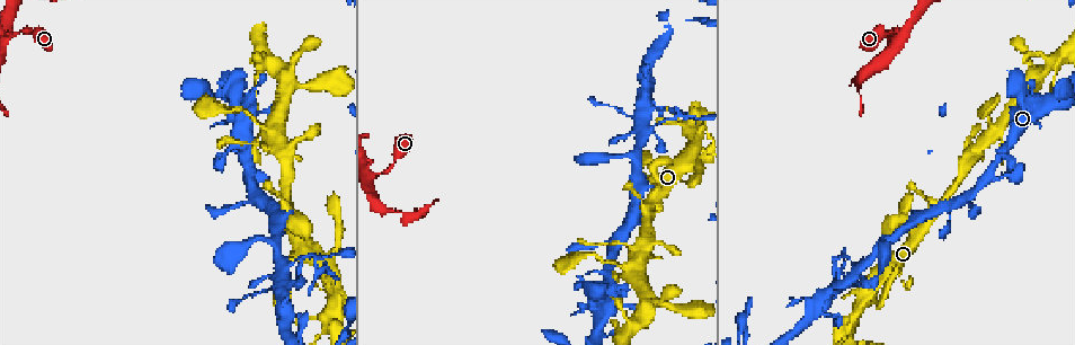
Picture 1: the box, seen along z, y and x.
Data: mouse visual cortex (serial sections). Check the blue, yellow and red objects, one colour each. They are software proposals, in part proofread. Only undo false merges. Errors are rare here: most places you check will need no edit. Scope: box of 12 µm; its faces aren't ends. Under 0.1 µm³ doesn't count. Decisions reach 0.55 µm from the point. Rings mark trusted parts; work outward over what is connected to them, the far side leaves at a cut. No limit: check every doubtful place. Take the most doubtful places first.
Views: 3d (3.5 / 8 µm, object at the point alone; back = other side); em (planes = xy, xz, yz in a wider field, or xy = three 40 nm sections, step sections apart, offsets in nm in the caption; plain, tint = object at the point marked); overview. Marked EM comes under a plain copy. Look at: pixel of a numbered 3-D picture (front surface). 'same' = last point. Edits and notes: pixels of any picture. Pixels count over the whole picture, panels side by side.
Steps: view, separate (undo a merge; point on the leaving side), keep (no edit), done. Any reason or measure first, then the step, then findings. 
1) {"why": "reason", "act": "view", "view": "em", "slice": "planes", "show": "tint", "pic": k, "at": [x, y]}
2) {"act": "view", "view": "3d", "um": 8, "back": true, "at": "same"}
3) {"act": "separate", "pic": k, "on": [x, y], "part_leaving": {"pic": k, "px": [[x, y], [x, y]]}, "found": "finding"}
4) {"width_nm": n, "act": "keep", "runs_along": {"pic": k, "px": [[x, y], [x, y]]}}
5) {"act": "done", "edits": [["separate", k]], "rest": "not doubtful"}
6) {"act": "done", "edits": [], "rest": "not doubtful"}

{"why": "four or more arms meet", "act": "view", "view": "em", "slice": "xy", "step": 3, "show": "tint", "pic": 1, "at": [692, 122]}

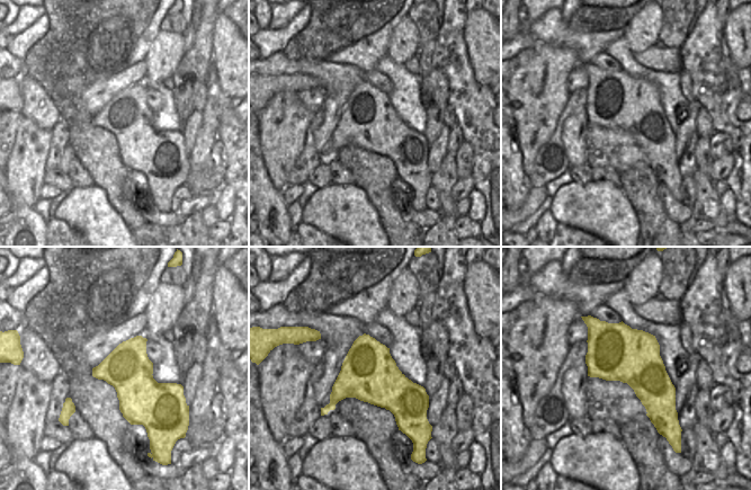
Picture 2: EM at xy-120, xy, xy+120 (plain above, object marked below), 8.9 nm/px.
{"act": "view", "view": "3d", "um": 3.5, "at": "same"}

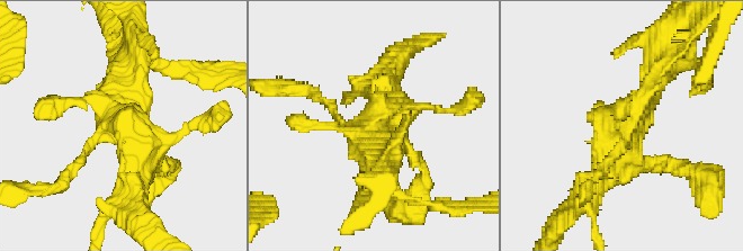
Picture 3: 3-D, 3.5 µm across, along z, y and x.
{"width_nm": 500, "act": "keep", "runs_along": {"pic": 3, "px": [[661, 69], [589, 184]]}, "found": "continuous, no second cell"}

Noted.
{"why": "four-way junction", "act": "view", "view": "3d", "um": 3.5, "pic": 1, "at": [16, 33]}

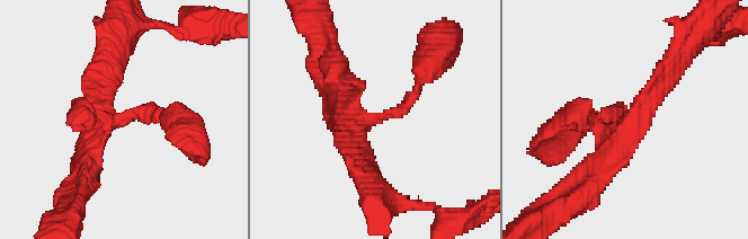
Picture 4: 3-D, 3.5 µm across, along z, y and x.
{"arms": 4, "arm_widths_nm": [150, 250, 300, 350], "why": "need the tissue", "act": "view", "view": "em", "slice": "planes", "show": "tint", "pic": 4, "at": [129, 116]}

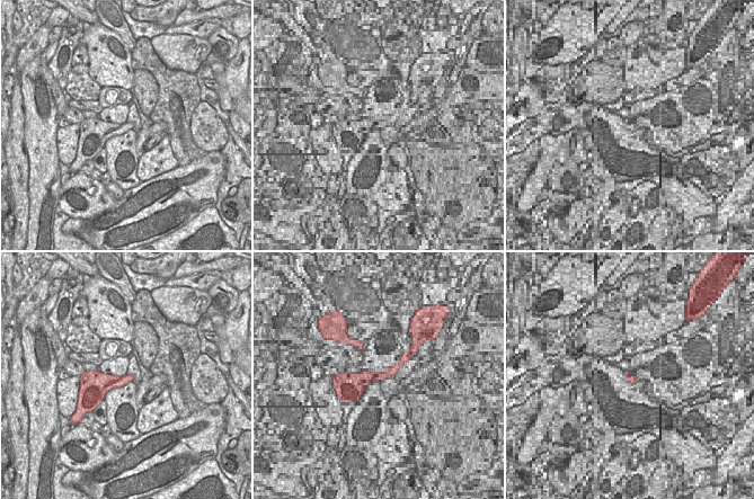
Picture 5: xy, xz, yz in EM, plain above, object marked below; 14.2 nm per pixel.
{"act": "keep", "runs_along": {"pic": 4, "px": [[429, 64], [406, 105], [349, 131], [361, 153]]}, "found": "all the same cell"}

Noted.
{"why": "thick turns thin", "act": "view", "view": "3d", "um": 3.5, "pic": 1, "at": [640, 133]}

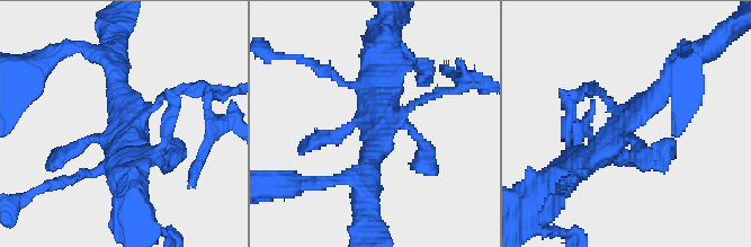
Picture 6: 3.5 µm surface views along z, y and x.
{"why": "shape alone is not enough", "act": "view", "view": "em", "slice": "xy", "step": 1, "show": "tint", "pic": 6, "at": [379, 130]}

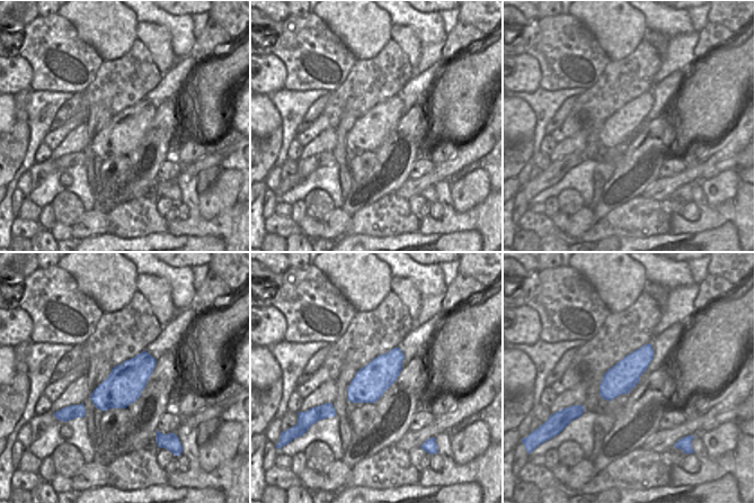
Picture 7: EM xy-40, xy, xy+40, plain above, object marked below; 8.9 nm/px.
{"act": "keep", "runs_along": {"pic": 6, "px": [[681, 68], [604, 151], [574, 168]]}, "found": "continuous, no second cell"}

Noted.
{"why": "abrupt turn", "act": "view", "view": "3d", "um": 8, "back": true, "pic": 1, "at": [675, 115]}

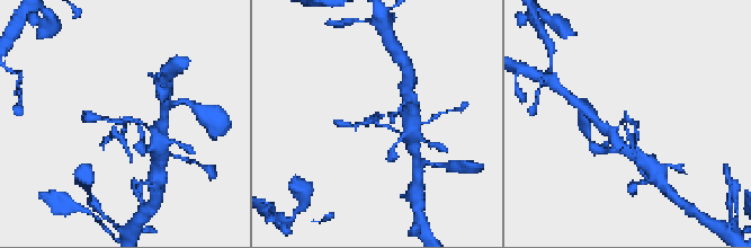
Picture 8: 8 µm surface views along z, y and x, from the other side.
{"act": "view", "view": "3d", "um": 3.5, "back": true, "pic": 8, "at": [121, 119]}

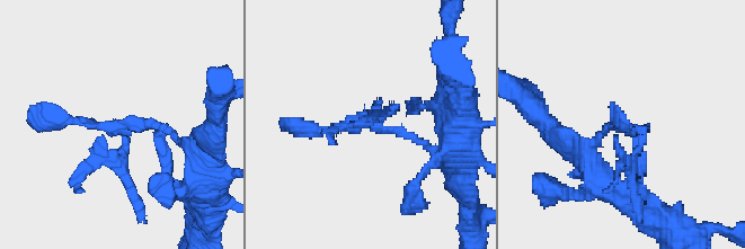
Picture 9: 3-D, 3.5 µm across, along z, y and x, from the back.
{"why": "need the tissue", "act": "view", "view": "em", "slice": "planes", "show": "tint", "pic": 9, "at": [125, 122]}

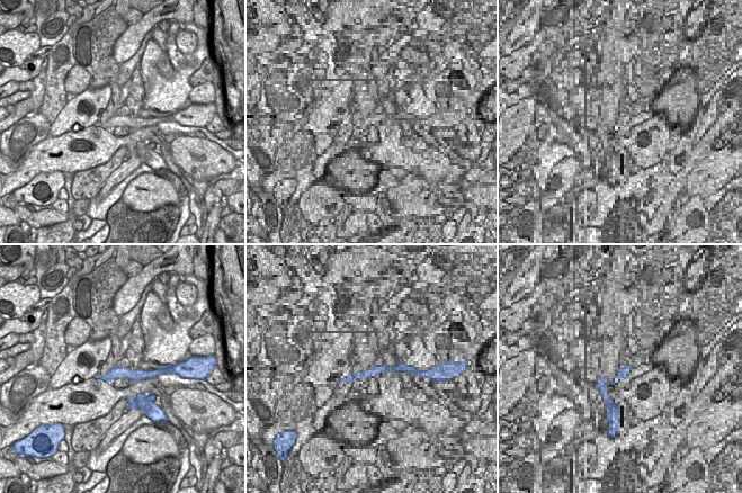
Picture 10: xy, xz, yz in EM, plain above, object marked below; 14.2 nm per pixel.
{"act": "keep", "runs_along": {"pic": 9, "px": [[438, 156], [373, 122], [377, 104], [353, 124]]}, "found": "one cell here"}

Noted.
{"act": "done", "edits": [], "rest": "not doubtful"}

